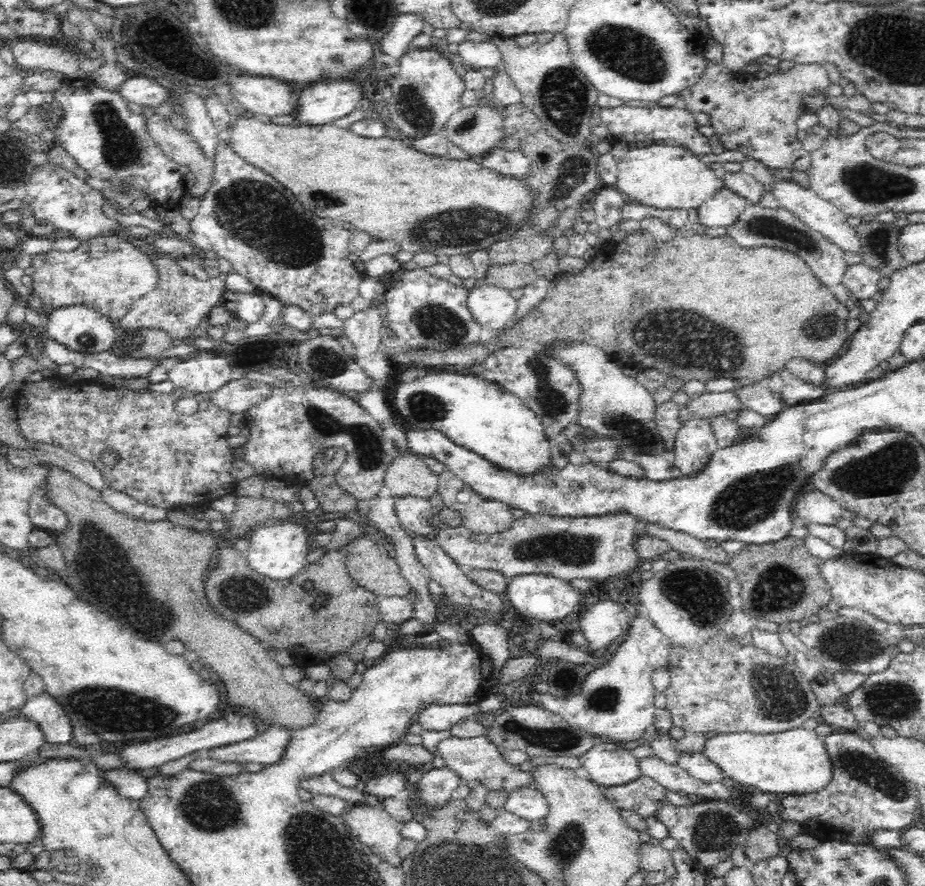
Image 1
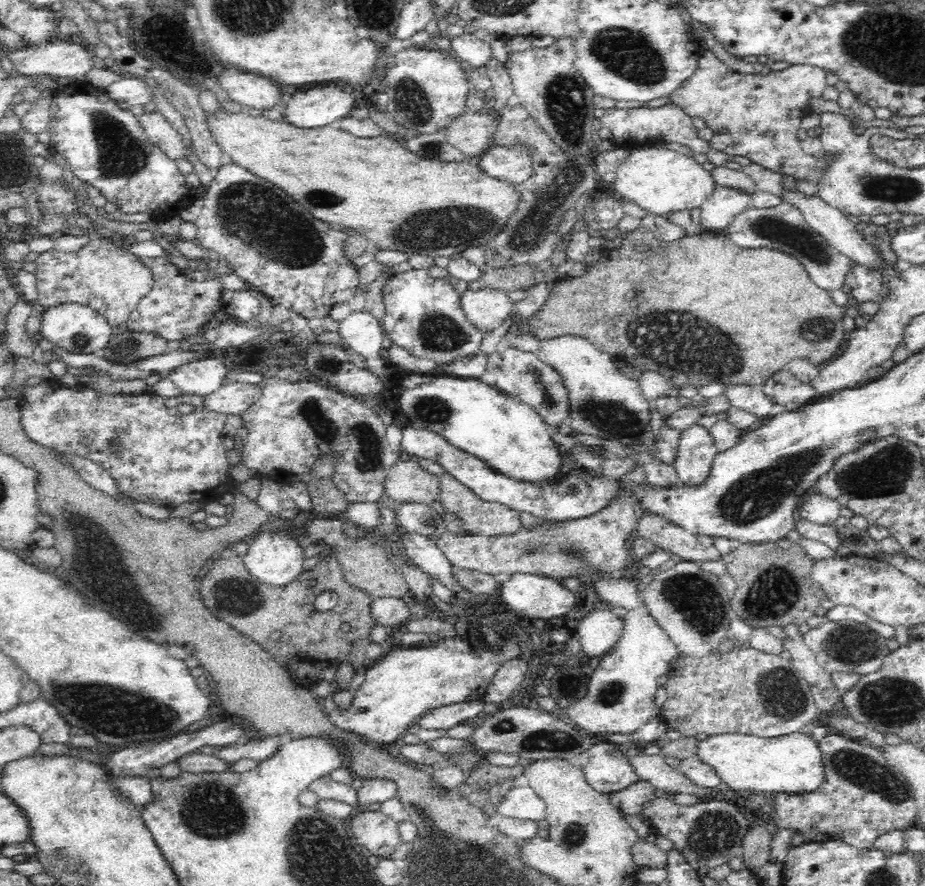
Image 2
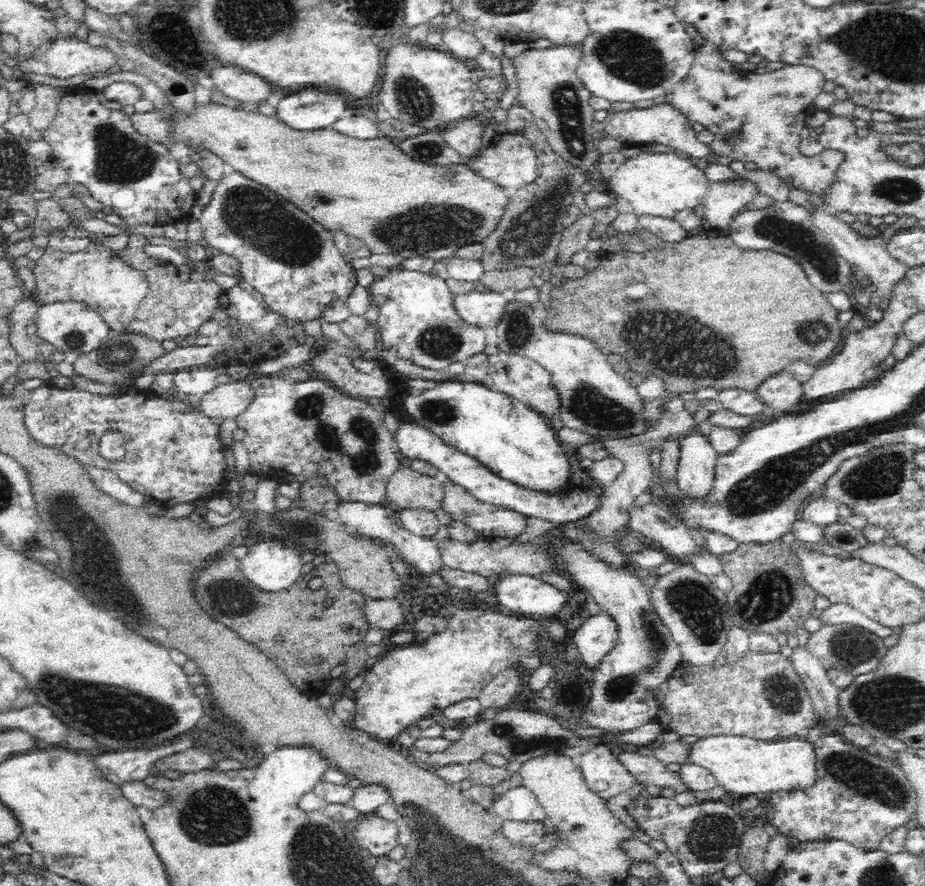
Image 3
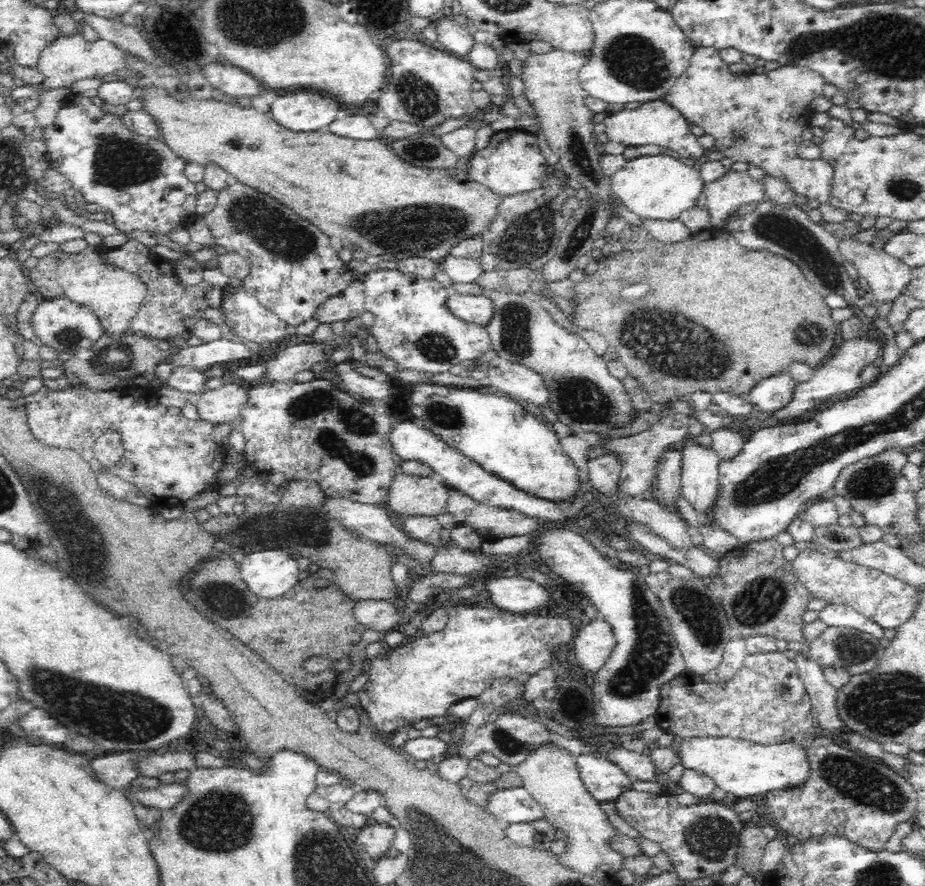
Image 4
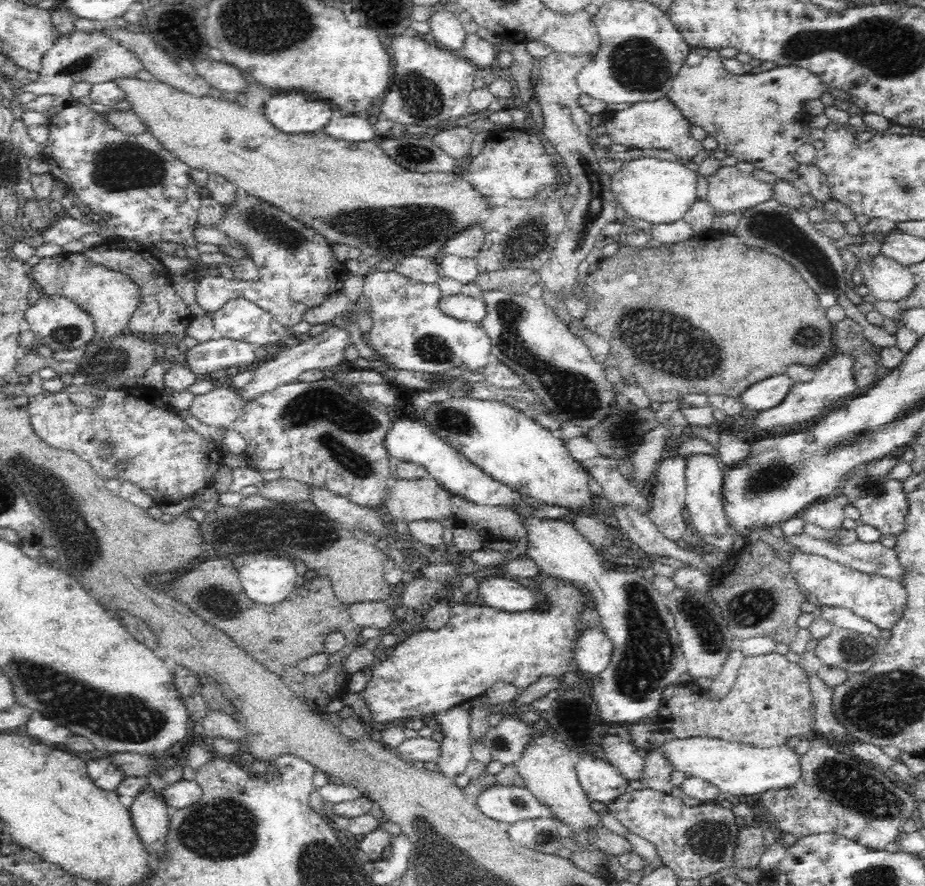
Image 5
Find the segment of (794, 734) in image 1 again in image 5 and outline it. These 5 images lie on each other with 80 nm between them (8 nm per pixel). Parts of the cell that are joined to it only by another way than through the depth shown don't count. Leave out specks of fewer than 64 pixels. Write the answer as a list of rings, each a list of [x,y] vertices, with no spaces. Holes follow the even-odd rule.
[[[697,736],[676,738],[662,746],[650,743],[648,750],[662,750],[674,766],[685,776],[694,776],[710,781],[729,798],[754,796],[769,790],[790,788],[802,778],[801,756],[792,746],[775,745],[771,748],[756,748],[717,738]]]

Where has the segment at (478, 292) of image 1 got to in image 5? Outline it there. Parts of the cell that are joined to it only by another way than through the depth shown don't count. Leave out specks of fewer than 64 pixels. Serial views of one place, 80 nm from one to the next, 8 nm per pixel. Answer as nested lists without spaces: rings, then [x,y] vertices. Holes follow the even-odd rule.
[[[461,292],[452,296],[442,296],[438,304],[442,312],[458,320],[471,323],[481,323],[486,318],[486,303],[484,299],[463,295]]]

